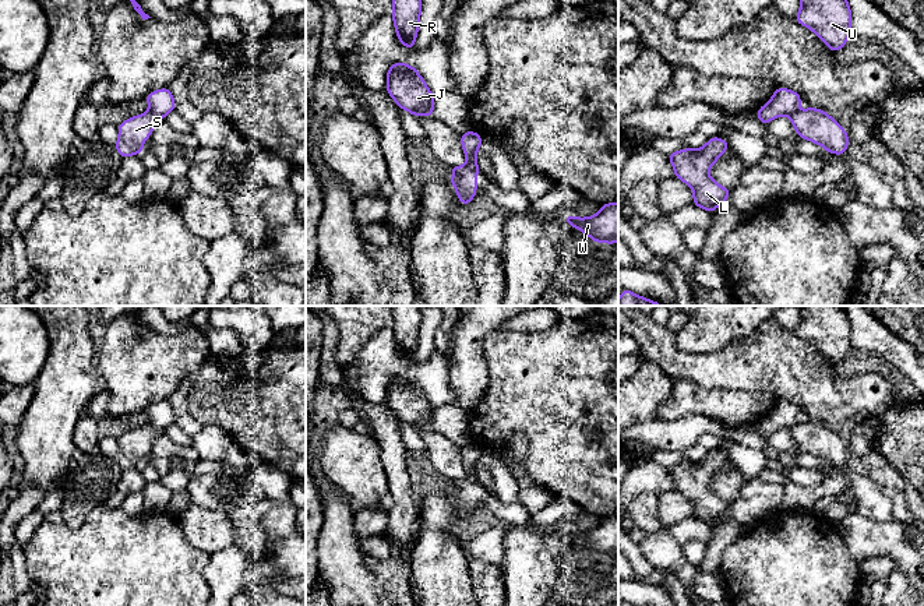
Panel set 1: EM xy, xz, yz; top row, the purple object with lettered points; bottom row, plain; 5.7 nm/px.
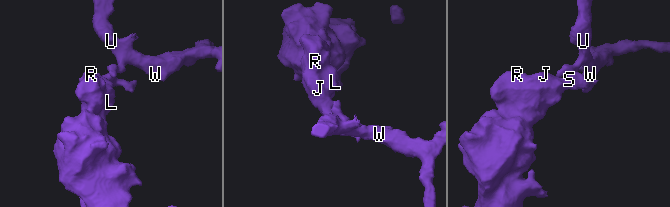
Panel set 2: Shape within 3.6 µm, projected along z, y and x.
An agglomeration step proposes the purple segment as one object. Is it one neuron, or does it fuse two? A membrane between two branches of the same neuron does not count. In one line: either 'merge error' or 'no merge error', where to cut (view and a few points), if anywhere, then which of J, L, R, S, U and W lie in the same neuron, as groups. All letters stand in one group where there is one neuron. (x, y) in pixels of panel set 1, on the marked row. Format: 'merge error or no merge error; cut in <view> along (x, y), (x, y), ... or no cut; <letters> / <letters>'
merge error; cut in xy along (150, 111), (162, 117); J L R S / U W

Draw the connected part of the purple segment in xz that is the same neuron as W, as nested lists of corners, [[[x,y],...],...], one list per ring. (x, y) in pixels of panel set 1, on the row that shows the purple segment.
[[[618,202],[603,204],[600,211],[589,218],[564,215],[571,228],[576,228],[596,243],[618,242]]]

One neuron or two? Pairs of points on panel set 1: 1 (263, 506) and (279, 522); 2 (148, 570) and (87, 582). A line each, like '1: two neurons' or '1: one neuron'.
1: two neurons
2: one neuron

